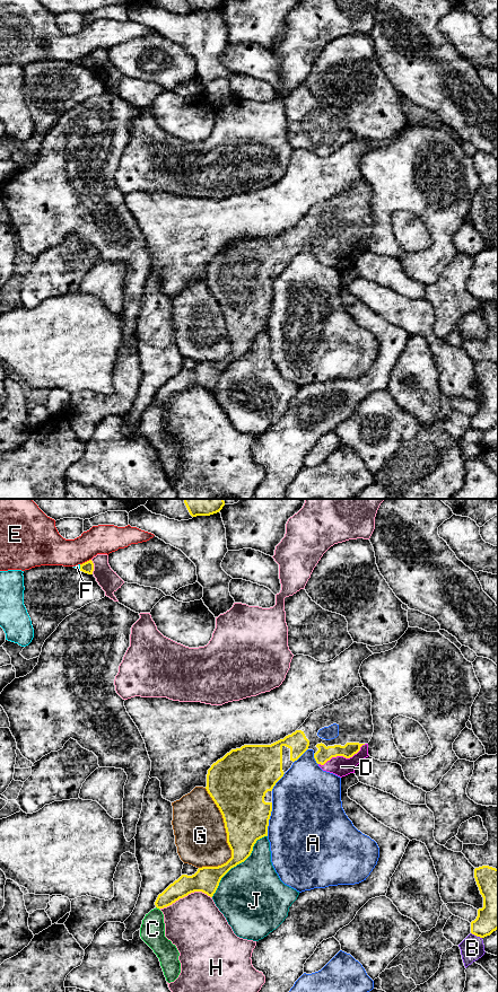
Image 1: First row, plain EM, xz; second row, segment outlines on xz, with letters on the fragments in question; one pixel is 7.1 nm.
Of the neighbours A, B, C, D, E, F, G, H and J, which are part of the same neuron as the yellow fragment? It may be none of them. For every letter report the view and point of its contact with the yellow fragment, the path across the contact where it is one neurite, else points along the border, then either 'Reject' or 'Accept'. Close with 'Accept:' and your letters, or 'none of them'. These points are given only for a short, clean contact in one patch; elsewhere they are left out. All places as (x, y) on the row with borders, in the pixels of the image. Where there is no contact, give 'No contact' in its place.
A: Touches yellow at xz (269, 818). Reject
B: Touches yellow at xz (477, 936). Reject
C: Touches yellow at xz (158, 907). Reject
D: Touches yellow at xz (342, 755). Path across: xz (324, 754), (342, 755), (341, 766). Accept
E: Touches yellow at xz (85, 562). Reject
F: Touches yellow at xz (80, 567). Boundary: xz (79, 564), (80, 569). Reject
G: Touches yellow at xz (227, 839). Reject
H: Touches yellow at xz (185, 895). Reject
J: Touches yellow at xz (238, 863). Reject
Accept: D

